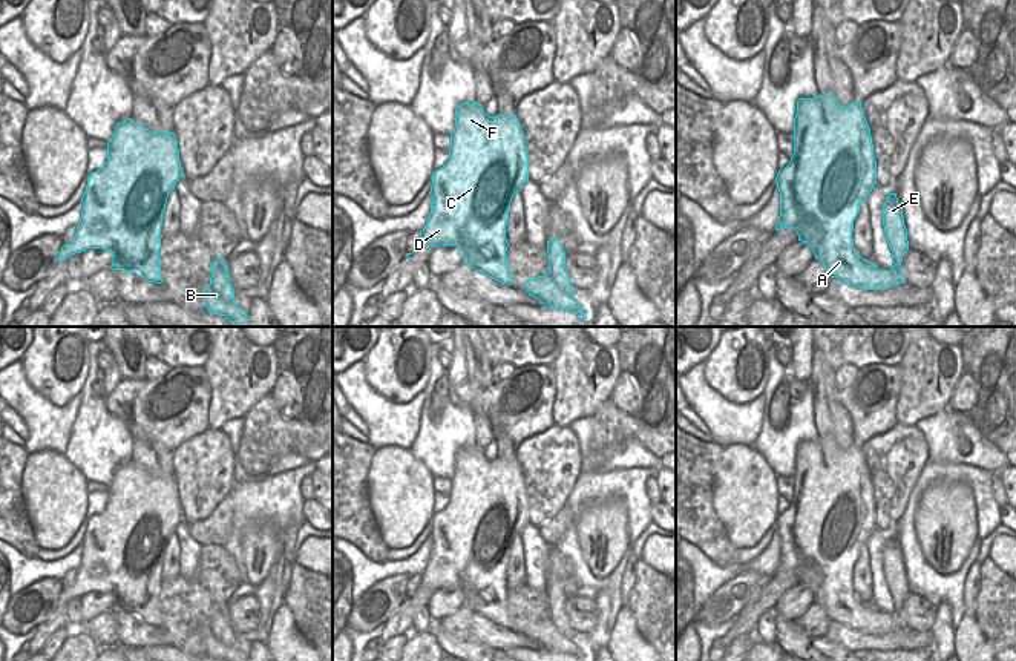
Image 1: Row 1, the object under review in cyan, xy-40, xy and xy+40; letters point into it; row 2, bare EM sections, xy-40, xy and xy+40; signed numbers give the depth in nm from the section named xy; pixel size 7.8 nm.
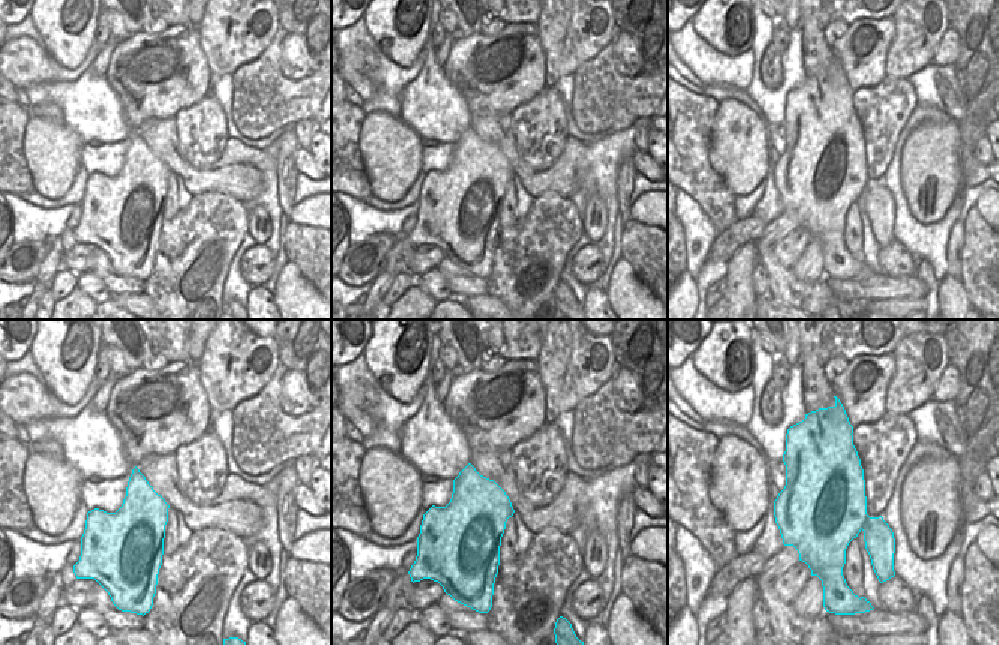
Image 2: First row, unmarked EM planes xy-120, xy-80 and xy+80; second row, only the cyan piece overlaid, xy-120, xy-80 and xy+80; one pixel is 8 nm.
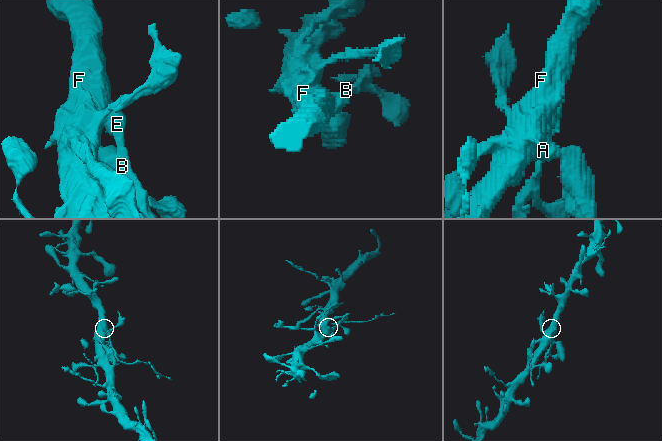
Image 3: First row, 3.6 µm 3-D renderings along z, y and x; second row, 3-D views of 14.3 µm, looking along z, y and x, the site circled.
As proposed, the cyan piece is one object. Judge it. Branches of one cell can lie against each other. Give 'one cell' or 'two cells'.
two cells

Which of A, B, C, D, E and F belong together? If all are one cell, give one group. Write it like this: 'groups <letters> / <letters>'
groups A C D E F / B

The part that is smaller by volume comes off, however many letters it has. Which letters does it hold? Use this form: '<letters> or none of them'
B.

